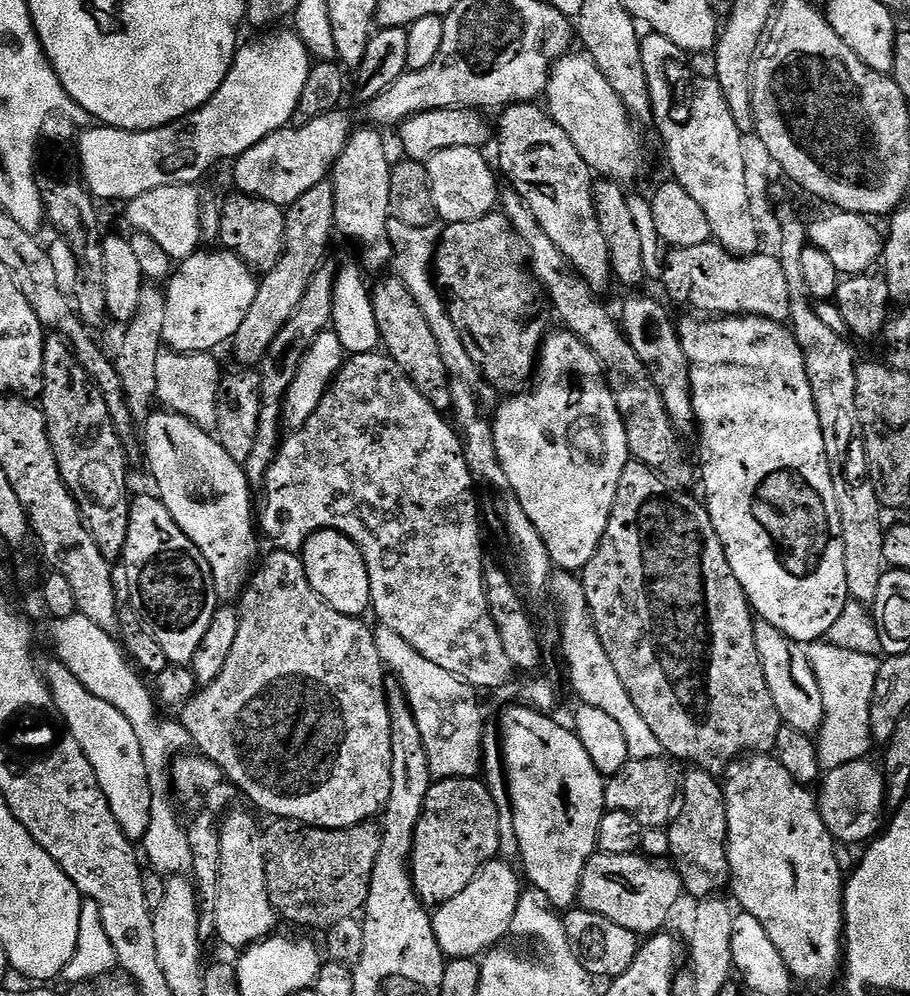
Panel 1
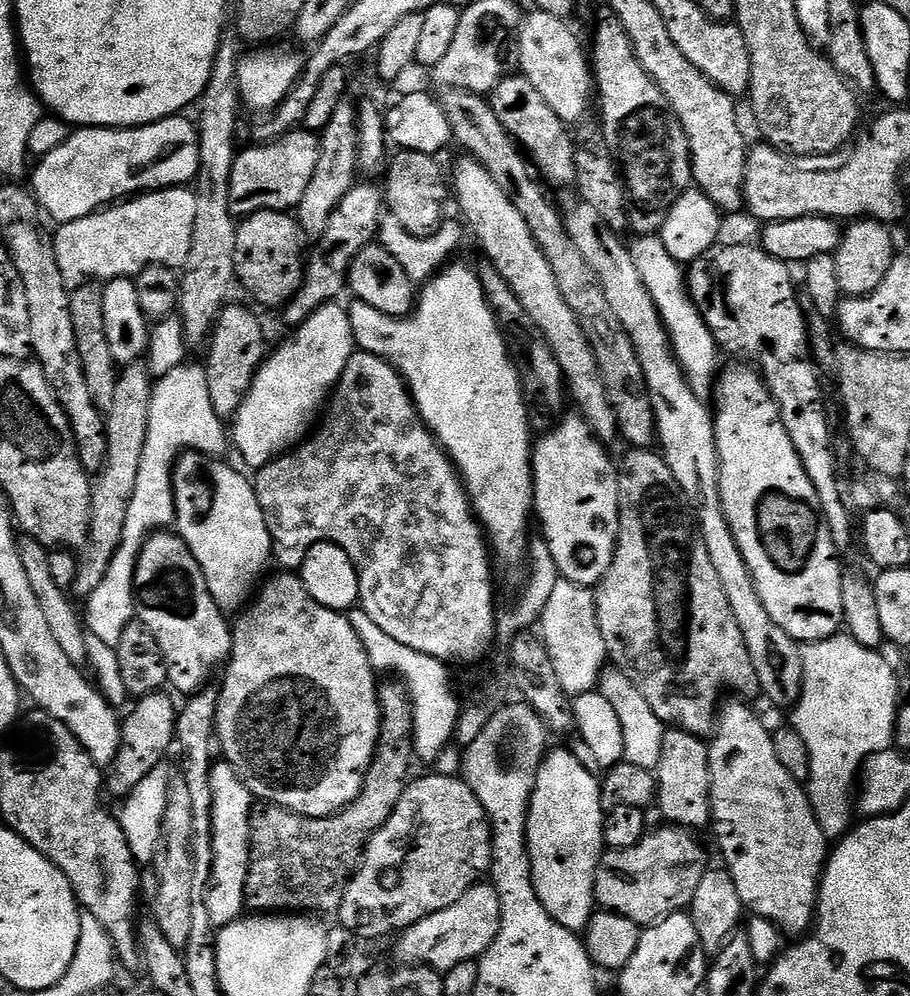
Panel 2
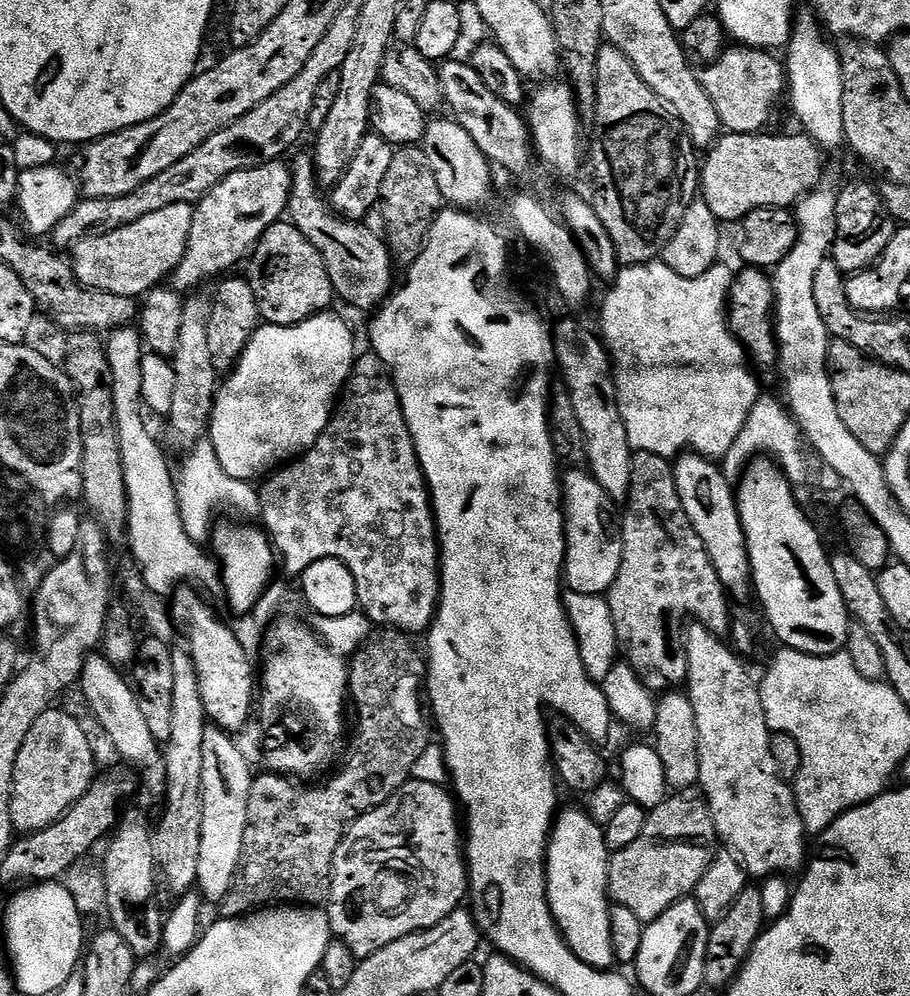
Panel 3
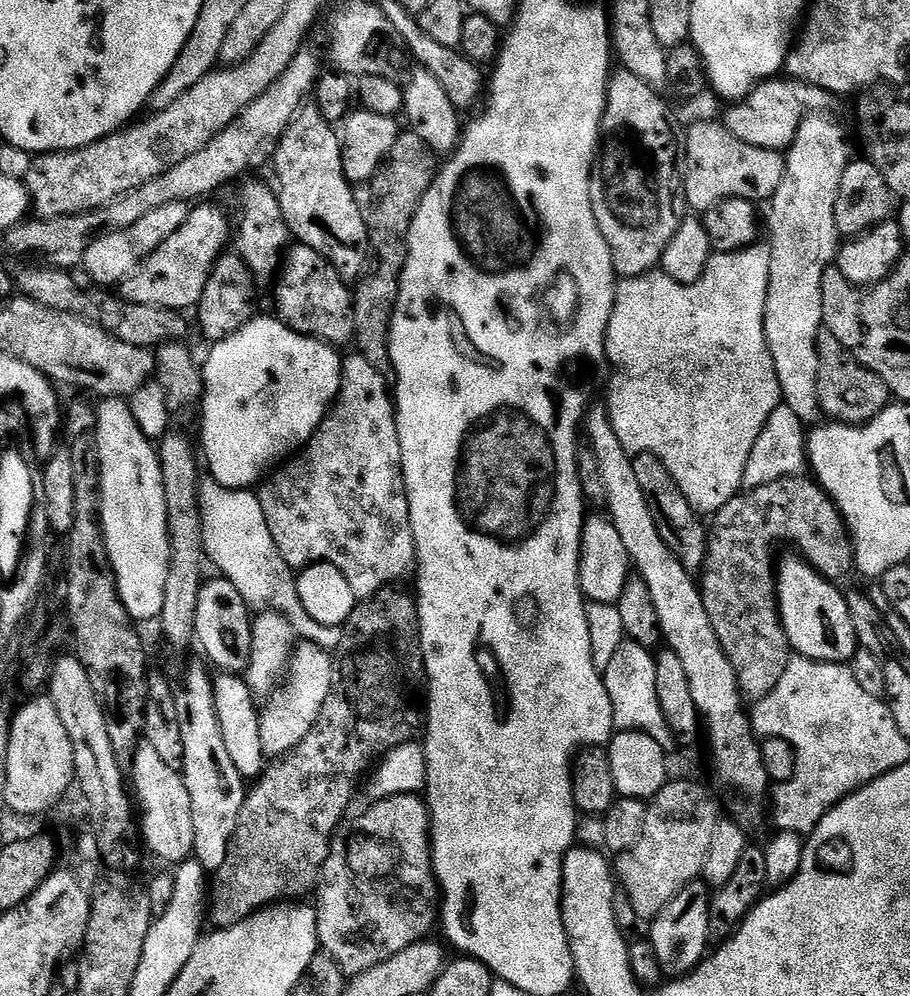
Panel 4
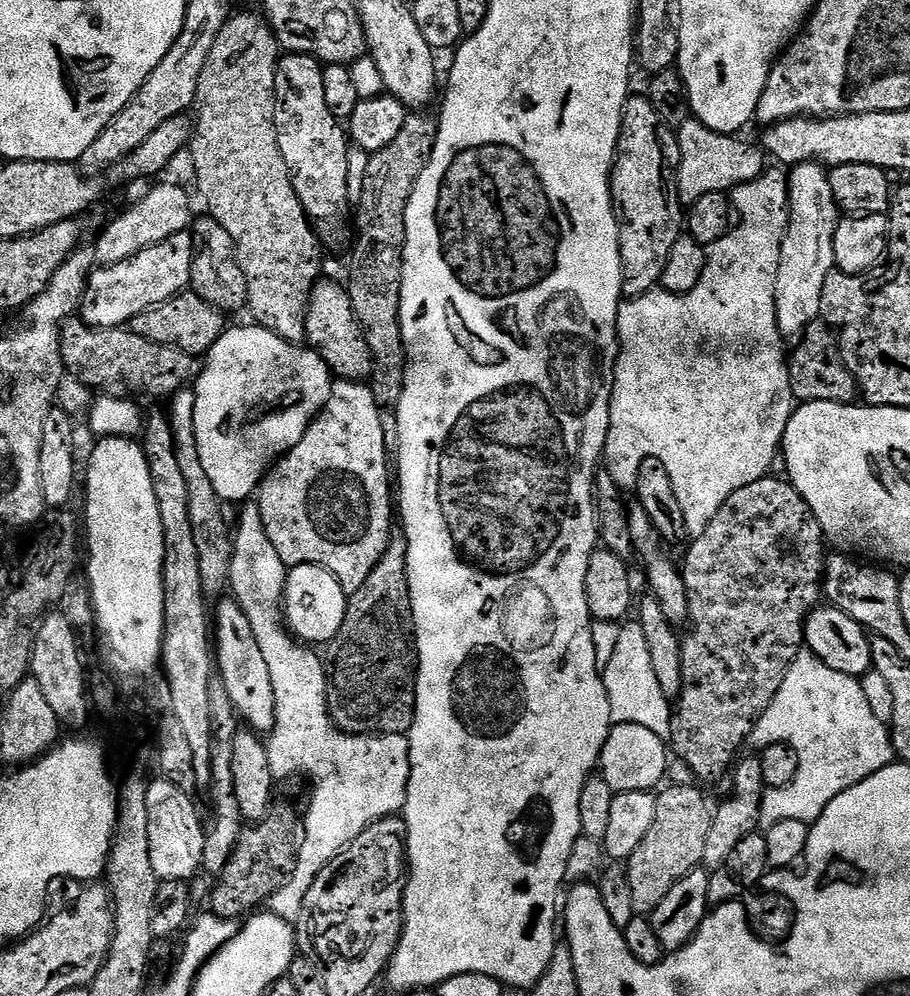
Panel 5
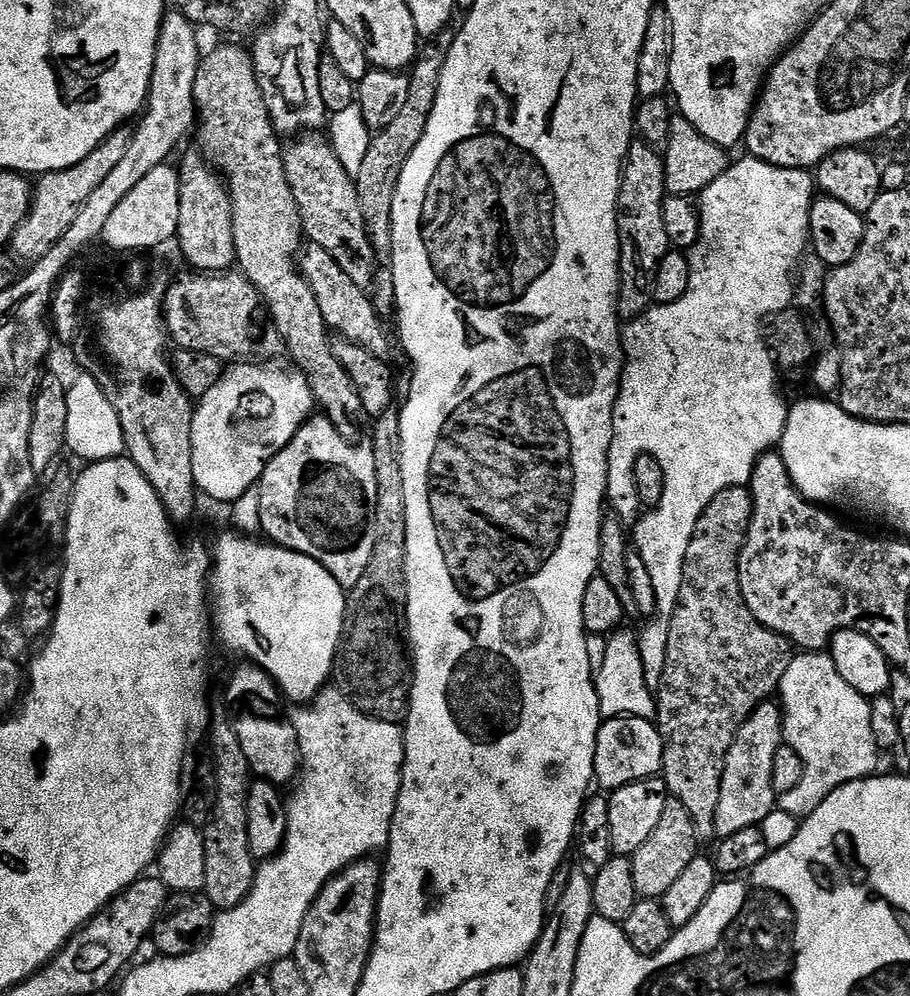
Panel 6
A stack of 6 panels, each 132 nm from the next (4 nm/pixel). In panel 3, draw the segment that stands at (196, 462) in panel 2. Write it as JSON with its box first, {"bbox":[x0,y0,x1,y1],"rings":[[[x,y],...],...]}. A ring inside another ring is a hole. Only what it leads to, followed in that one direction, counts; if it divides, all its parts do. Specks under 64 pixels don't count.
{"bbox":[210,522,278,617],"rings":[[[232,522],[236,524],[224,524],[213,527],[210,537],[210,545],[214,551],[215,559],[220,567],[220,576],[223,580],[223,595],[228,596],[228,604],[240,616],[247,617],[256,609],[256,603],[273,583],[272,567],[277,567],[278,560],[274,555],[272,541],[259,527],[247,528],[247,523]],[[244,576],[256,576],[256,589],[253,592],[244,592]]]}

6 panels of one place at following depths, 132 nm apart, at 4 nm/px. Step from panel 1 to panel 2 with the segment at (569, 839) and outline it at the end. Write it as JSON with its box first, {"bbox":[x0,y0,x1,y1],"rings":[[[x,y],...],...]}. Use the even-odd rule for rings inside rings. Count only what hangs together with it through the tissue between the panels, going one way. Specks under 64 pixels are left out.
{"bbox":[528,747,606,934],"rings":[[[553,747],[536,769],[536,785],[528,803],[528,853],[532,863],[532,881],[538,902],[546,906],[546,914],[566,930],[580,934],[590,922],[596,904],[596,871],[604,855],[604,818],[606,805],[600,798],[601,781],[578,757],[564,748]]]}

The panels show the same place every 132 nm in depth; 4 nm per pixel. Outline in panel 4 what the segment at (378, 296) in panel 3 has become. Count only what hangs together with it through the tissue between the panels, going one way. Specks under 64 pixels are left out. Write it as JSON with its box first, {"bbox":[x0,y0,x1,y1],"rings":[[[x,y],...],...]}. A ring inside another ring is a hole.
{"bbox":[275,106,370,281],"rings":[[[314,106],[301,108],[296,119],[290,122],[286,134],[282,134],[280,145],[276,147],[275,164],[277,184],[275,187],[278,189],[280,209],[289,233],[299,243],[310,246],[310,250],[314,250],[321,258],[327,260],[330,266],[334,266],[334,270],[338,270],[344,281],[359,281],[370,264],[368,221],[362,210],[358,210],[354,186],[342,170],[342,150],[337,129],[327,124]]]}

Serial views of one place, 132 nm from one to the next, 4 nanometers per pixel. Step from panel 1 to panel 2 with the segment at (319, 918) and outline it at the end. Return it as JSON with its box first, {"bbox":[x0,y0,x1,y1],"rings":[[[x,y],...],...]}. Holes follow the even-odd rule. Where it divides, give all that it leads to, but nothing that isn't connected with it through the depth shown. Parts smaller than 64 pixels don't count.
{"bbox":[244,682,414,914],"rings":[[[400,682],[379,685],[380,690],[380,745],[372,759],[372,765],[366,778],[364,788],[358,798],[350,806],[333,816],[310,818],[297,812],[280,808],[267,802],[253,807],[250,822],[250,866],[246,874],[246,890],[244,903],[256,914],[320,914],[316,912],[339,913],[346,886],[360,867],[360,859],[364,857],[364,847],[380,827],[394,814],[402,794],[410,783],[408,771],[414,761],[412,731],[414,730],[414,714],[412,698],[407,687]]]}

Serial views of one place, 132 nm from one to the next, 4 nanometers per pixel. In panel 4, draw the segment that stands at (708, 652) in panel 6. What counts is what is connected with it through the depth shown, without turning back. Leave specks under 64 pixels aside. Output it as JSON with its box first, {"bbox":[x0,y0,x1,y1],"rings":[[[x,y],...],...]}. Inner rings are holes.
{"bbox":[698,474,856,702],"rings":[[[804,474],[780,478],[757,489],[742,490],[730,498],[730,502],[726,502],[726,506],[722,506],[722,510],[718,510],[711,520],[708,553],[698,576],[702,602],[706,606],[706,614],[710,614],[714,634],[718,634],[718,642],[722,642],[722,650],[726,658],[730,658],[740,680],[741,693],[755,702],[766,698],[766,694],[778,686],[778,678],[786,674],[786,666],[794,655],[780,617],[780,599],[776,597],[778,560],[772,557],[776,547],[779,544],[793,544],[797,548],[793,549],[817,572],[830,581],[840,582],[843,576],[853,575],[854,572],[856,559],[852,553],[852,538],[836,503],[815,479]]]}

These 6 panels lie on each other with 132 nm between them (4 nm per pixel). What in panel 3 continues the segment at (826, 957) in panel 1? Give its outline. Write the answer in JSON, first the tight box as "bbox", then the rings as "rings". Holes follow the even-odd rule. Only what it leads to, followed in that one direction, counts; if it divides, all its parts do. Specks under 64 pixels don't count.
{"bbox":[682,622,810,878],"rings":[[[692,622],[692,623],[689,623],[689,625],[690,625],[689,628],[687,625],[686,631],[683,633],[683,636],[682,636],[682,647],[683,647],[684,652],[688,656],[688,679],[686,681],[686,691],[688,693],[689,698],[691,698],[692,700],[692,706],[694,708],[694,715],[697,718],[697,724],[698,724],[698,766],[700,767],[700,781],[698,783],[698,788],[699,790],[701,789],[702,791],[704,791],[704,793],[702,793],[702,796],[708,805],[710,814],[714,818],[714,826],[716,827],[716,835],[717,837],[719,837],[721,841],[723,841],[723,843],[725,840],[725,842],[728,843],[725,845],[727,845],[727,847],[731,849],[731,851],[735,852],[736,855],[740,857],[740,862],[744,866],[744,871],[748,873],[749,877],[756,878],[756,876],[760,876],[759,878],[776,878],[776,877],[779,877],[781,874],[788,874],[784,872],[796,872],[797,871],[796,873],[799,873],[801,869],[805,867],[806,857],[809,855],[808,843],[810,843],[810,840],[804,830],[804,823],[802,822],[802,814],[798,814],[798,806],[796,805],[796,794],[795,794],[793,785],[789,783],[789,781],[785,779],[785,777],[781,776],[780,771],[778,771],[778,769],[776,769],[776,767],[774,766],[774,754],[770,754],[770,742],[772,741],[772,732],[770,731],[768,727],[768,723],[766,722],[766,718],[764,717],[764,711],[762,710],[762,698],[760,697],[760,689],[758,687],[757,681],[755,679],[752,681],[752,676],[750,673],[748,673],[747,666],[744,665],[742,661],[740,661],[743,659],[741,659],[741,657],[737,655],[737,653],[733,651],[733,649],[729,647],[727,643],[725,643],[726,645],[724,645],[723,642],[720,641],[723,639],[721,639],[721,637],[717,635],[717,633],[712,632],[704,624],[698,624],[698,623]]]}

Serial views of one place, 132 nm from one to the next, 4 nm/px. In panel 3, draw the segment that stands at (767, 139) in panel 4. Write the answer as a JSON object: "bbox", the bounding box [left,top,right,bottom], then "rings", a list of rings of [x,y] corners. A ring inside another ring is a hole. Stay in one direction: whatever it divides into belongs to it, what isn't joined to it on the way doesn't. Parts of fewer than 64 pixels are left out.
{"bbox":[698,46,786,134],"rings":[[[732,46],[721,54],[720,59],[699,69],[698,75],[706,94],[718,110],[721,125],[728,132],[760,134],[772,120],[776,103],[786,96],[786,68],[775,60],[773,53],[759,48]]]}

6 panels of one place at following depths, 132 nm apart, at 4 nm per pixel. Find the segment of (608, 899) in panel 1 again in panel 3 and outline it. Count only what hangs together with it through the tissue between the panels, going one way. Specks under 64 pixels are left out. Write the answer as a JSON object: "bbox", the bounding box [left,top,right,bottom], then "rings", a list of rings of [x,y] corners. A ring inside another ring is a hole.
{"bbox":[608,795,718,920],"rings":[[[669,795],[662,806],[649,811],[642,838],[626,846],[626,850],[618,850],[608,857],[611,903],[626,906],[626,910],[631,910],[639,920],[657,920],[679,900],[689,899],[716,857],[718,837],[714,818],[703,799],[691,800],[690,796]]]}

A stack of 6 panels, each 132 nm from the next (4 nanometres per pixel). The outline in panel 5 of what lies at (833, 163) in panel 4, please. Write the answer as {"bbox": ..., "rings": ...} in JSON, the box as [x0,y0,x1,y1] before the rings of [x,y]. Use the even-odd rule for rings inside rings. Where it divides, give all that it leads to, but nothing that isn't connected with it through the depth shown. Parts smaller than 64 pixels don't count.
{"bbox":[776,162,838,338],"rings":[[[815,162],[795,165],[787,173],[788,229],[782,242],[776,279],[776,321],[780,335],[785,338],[799,337],[804,327],[819,317],[822,282],[826,282],[826,274],[836,268],[834,230],[838,209],[828,174],[829,169]]]}

